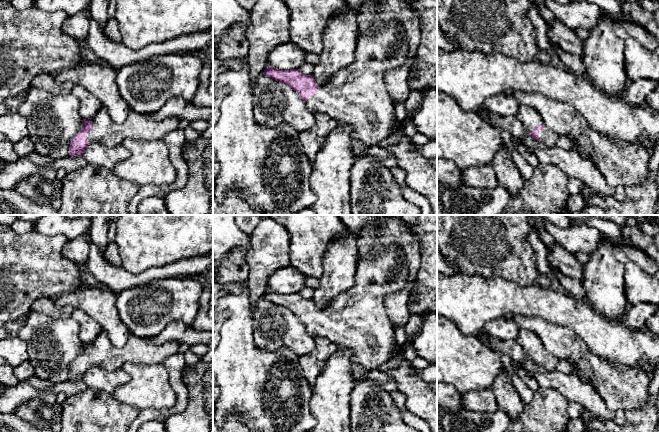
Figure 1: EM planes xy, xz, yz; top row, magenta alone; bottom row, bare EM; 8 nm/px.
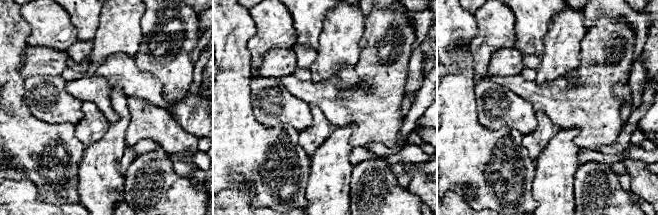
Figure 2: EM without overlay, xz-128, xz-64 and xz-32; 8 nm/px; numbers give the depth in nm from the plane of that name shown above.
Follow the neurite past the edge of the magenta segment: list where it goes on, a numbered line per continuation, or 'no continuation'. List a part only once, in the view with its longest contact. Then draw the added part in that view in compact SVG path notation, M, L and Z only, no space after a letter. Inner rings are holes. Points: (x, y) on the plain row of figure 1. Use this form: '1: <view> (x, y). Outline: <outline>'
1: yz (529, 341). Outline: M520 330L516 341L523 348L527 356L533 356L536 349L545 349L546 352L539 355L539 365L547 371L556 370L559 358L544 347L537 334L528 330Z

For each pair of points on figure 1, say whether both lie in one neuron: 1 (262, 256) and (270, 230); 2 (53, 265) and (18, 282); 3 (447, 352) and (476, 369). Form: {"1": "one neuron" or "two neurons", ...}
{"1": "one neuron", "2": "one neuron", "3": "one neuron"}

